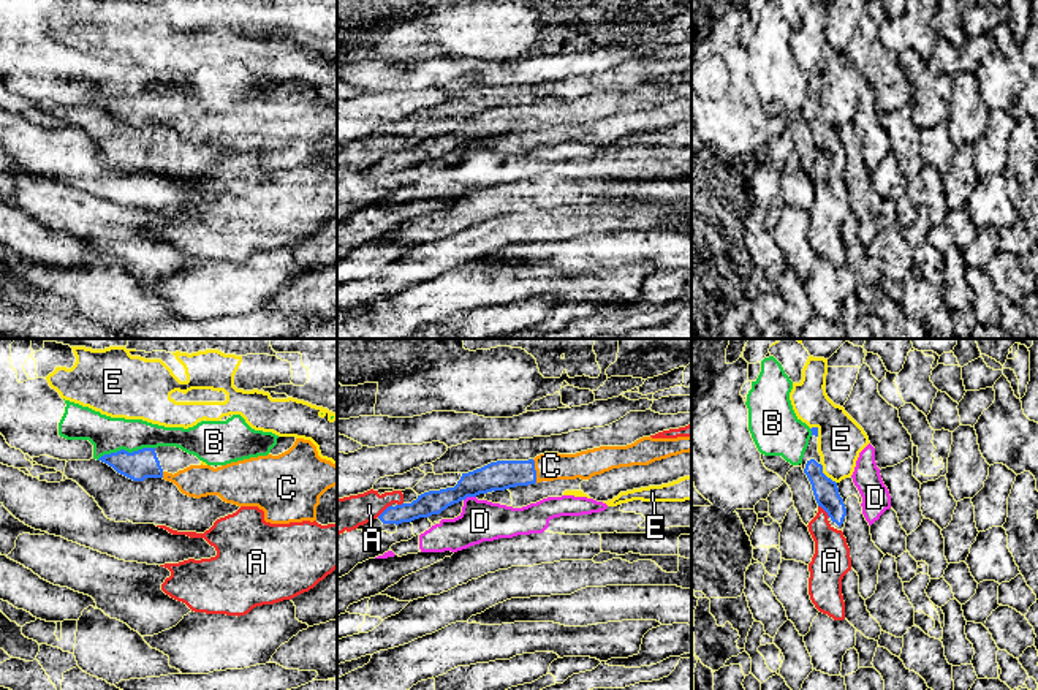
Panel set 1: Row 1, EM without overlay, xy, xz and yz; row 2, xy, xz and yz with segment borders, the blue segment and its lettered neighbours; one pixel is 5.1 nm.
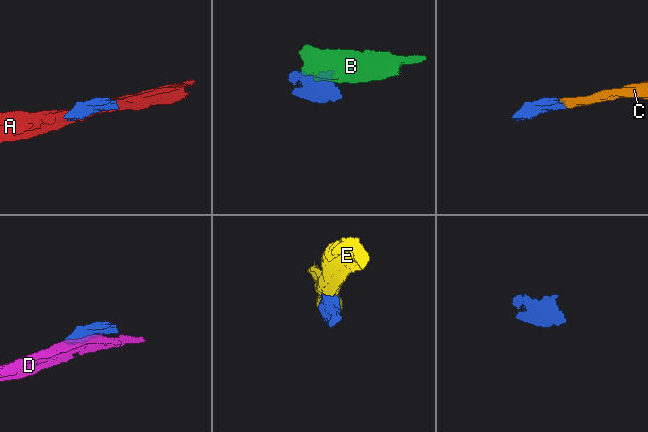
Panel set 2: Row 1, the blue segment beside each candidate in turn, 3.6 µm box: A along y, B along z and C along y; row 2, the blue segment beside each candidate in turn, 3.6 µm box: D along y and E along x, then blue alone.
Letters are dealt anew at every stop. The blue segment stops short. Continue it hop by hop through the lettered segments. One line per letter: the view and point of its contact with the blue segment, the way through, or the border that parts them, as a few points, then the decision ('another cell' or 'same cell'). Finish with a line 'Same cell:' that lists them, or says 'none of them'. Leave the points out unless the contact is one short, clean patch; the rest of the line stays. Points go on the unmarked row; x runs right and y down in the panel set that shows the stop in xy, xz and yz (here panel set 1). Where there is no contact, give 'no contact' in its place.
A: contact xz (385, 155); another cell
B: contact xy (125, 97); border xy (154, 92), (132, 97), (117, 95), (105, 98), (97, 105); another cell
C: contact xz (535, 116); way xz (500, 121), (535, 116), (551, 111); same cell
D: contact xz (469, 141); another cell
E: contact yz (825, 121); another cell
Same cell: C

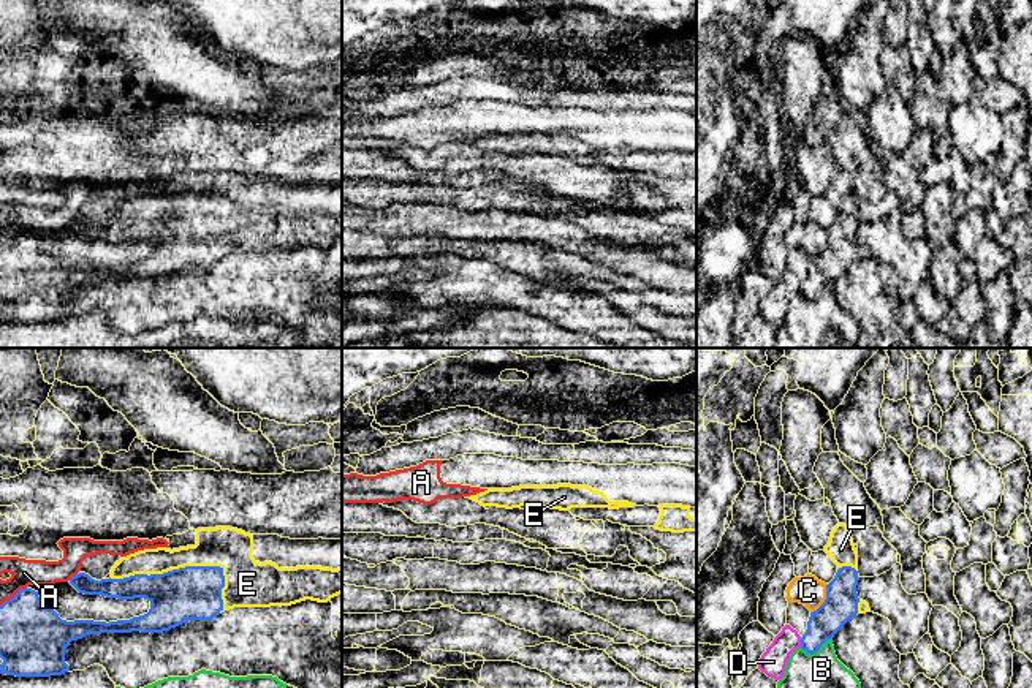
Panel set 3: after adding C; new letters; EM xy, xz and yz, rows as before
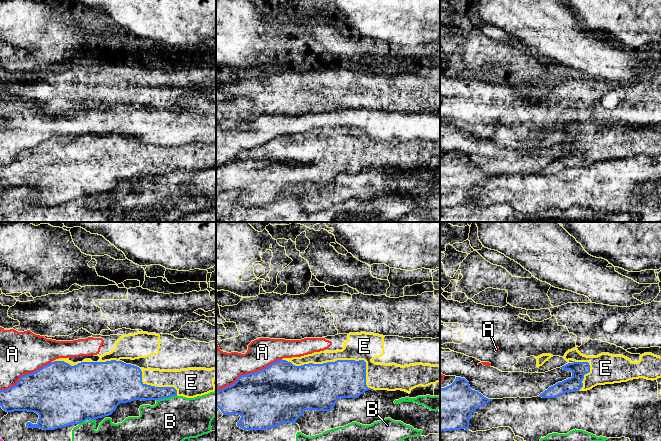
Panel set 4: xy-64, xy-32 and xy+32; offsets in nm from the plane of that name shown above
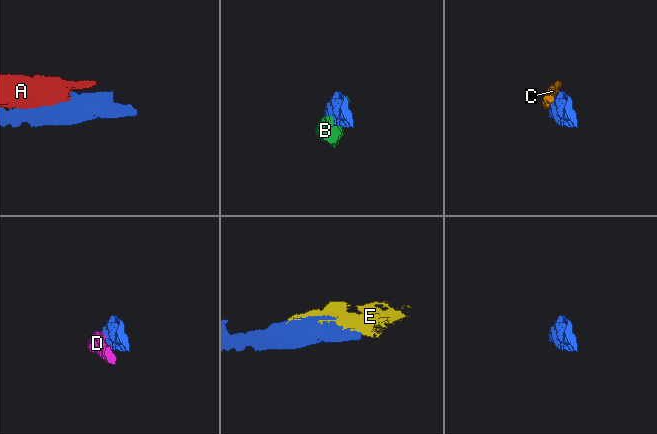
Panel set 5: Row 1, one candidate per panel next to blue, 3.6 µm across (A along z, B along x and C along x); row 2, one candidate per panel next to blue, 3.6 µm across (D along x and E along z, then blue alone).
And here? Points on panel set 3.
A: contact xy (15, 241); another cell
B: contact yz (815, 298); another cell
C: contact yz (825, 245); another cell
D: contact yz (801, 288); another cell
E: contact xy (217, 212); same cell
Same cell: E

